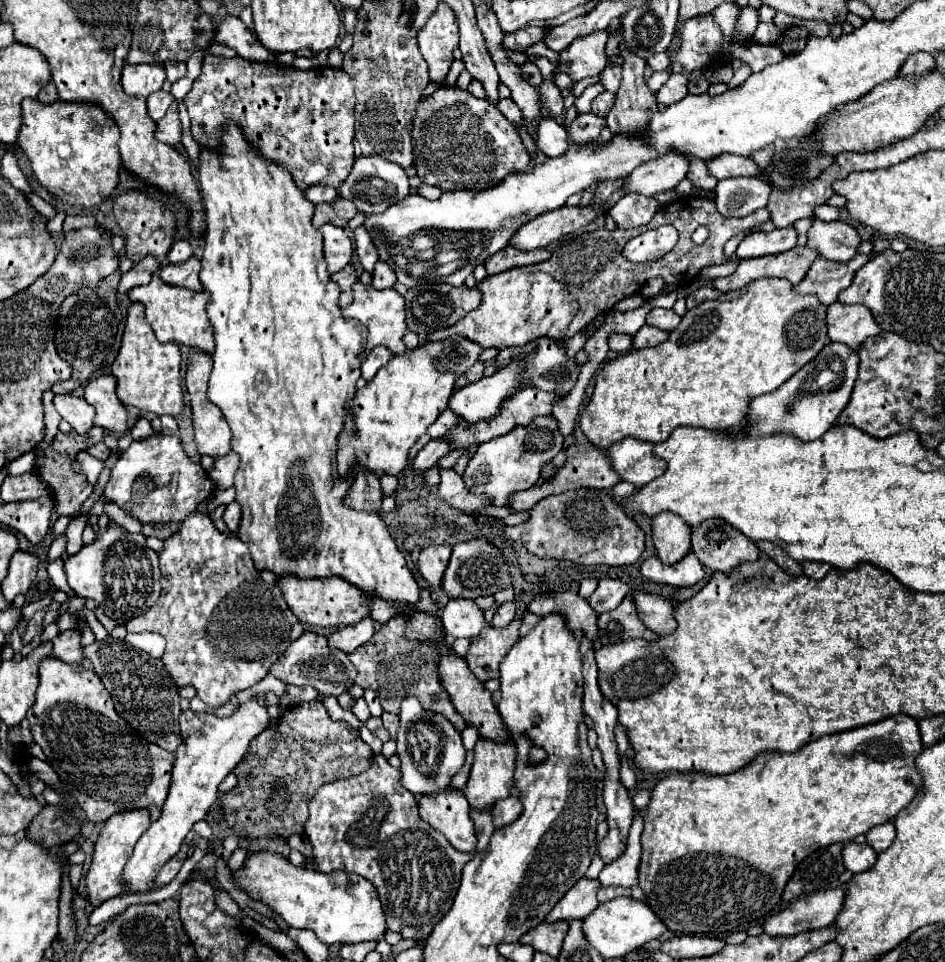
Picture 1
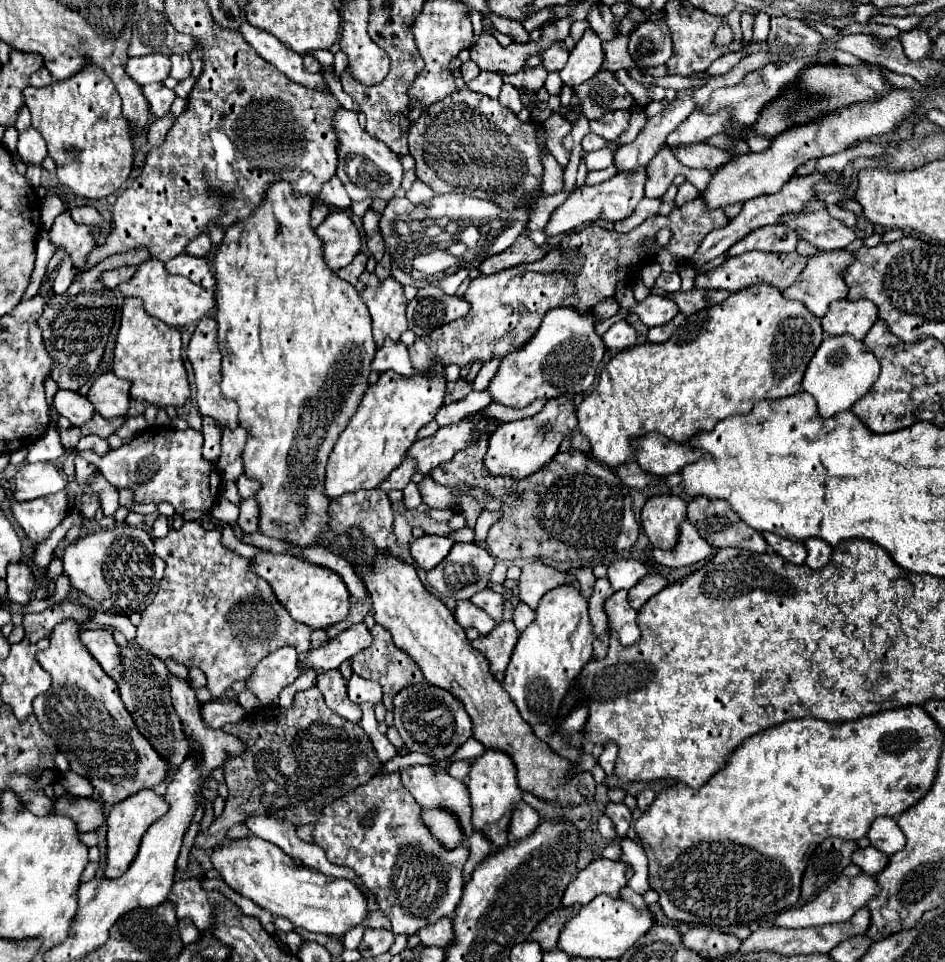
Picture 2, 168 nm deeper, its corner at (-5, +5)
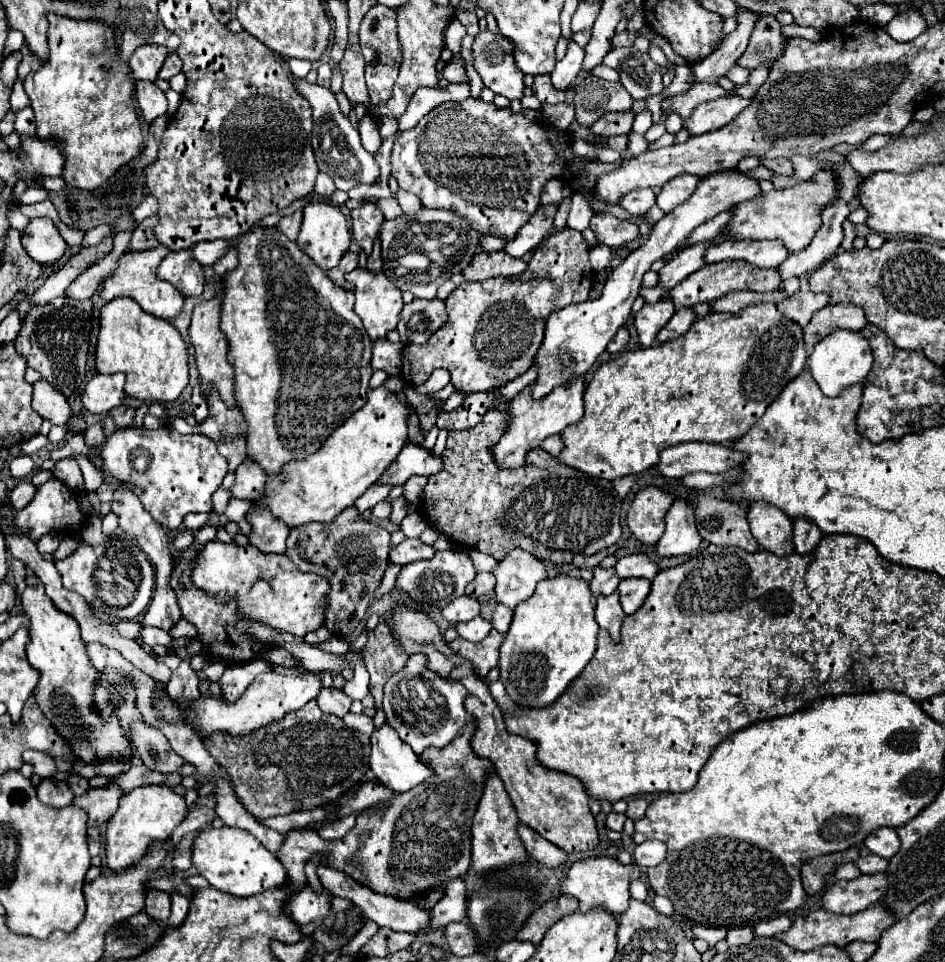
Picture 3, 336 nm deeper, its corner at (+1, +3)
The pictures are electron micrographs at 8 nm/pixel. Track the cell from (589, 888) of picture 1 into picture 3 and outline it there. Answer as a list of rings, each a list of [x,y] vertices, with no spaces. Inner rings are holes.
[[[590,856],[584,860],[578,860],[570,866],[560,890],[562,894],[574,896],[580,902],[580,912],[588,912],[596,904],[606,904],[608,912],[612,914],[622,914],[626,910],[626,904],[630,902],[630,882],[640,878],[640,868],[636,864],[620,864],[616,858],[606,858],[606,856]]]

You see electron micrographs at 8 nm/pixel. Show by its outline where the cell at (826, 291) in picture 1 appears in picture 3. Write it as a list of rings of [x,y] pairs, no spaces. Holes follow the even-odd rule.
[[[808,290],[808,292],[796,292],[796,294],[788,296],[786,300],[782,300],[782,302],[778,304],[778,310],[780,310],[786,318],[798,322],[800,326],[806,326],[806,324],[810,322],[812,314],[814,314],[816,310],[824,308],[824,306],[828,304],[828,300],[830,300],[830,296],[824,294],[824,292],[820,292],[820,294],[810,292],[810,290]]]

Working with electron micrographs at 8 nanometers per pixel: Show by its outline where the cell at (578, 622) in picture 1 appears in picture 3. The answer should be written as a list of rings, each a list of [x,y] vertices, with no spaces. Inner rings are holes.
[[[514,550],[506,560],[498,562],[496,570],[496,600],[508,608],[516,608],[520,602],[534,594],[536,582],[548,578],[544,564],[530,552]]]

